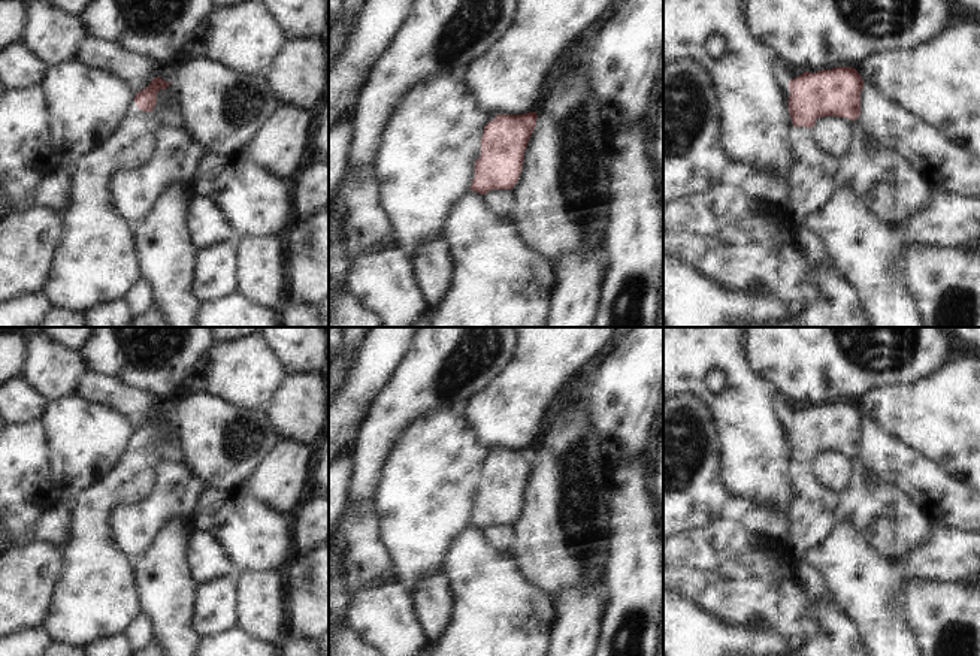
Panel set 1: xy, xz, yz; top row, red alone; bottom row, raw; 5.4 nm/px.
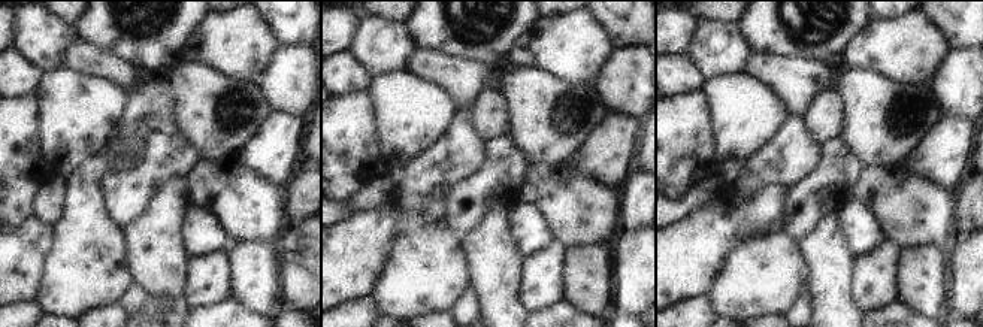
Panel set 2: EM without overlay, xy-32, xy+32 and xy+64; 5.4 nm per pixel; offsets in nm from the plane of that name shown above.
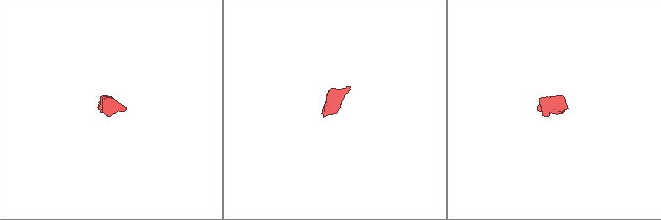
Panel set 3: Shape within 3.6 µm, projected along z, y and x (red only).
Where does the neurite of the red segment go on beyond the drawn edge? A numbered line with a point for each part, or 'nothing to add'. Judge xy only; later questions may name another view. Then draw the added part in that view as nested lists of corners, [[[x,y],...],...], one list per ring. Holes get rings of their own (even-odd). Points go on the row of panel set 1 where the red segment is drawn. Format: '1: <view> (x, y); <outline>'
1: xy (94, 263); [[[134,102],[121,126],[99,148],[70,167],[70,202],[42,290],[51,306],[85,314],[94,306],[124,299],[128,288],[142,276],[134,251],[134,232],[112,205],[111,178],[120,170],[133,170],[145,164],[154,148],[155,124],[151,112],[140,111]]]

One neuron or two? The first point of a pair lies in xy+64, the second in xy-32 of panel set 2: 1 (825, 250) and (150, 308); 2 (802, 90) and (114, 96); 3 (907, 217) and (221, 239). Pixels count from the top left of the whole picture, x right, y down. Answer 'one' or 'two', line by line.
1: two
2: two
3: two

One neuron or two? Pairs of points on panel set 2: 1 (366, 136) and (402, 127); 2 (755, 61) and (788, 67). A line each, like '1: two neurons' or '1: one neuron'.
1: two neurons
2: one neuron

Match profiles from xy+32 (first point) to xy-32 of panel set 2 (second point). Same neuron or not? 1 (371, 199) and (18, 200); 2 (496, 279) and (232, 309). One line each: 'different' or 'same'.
1: different
2: different

